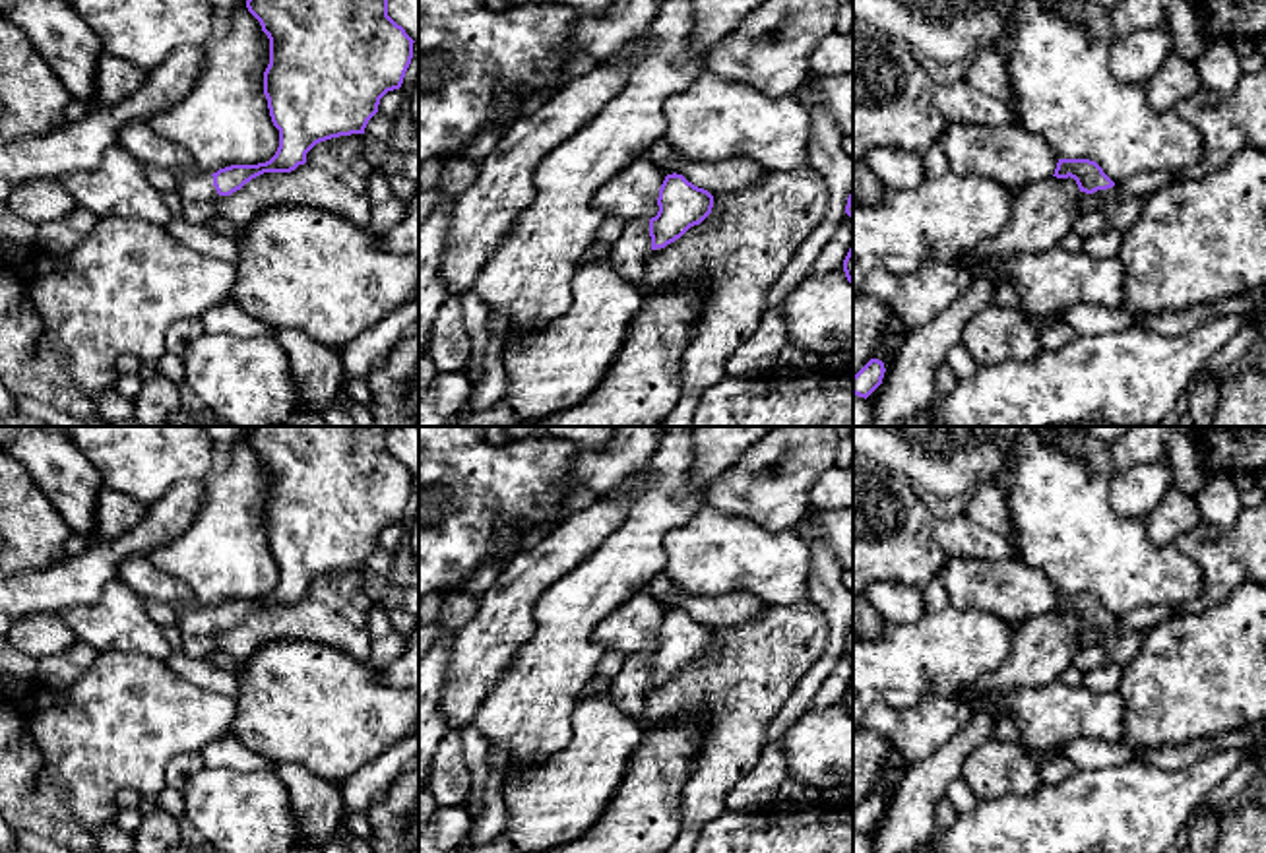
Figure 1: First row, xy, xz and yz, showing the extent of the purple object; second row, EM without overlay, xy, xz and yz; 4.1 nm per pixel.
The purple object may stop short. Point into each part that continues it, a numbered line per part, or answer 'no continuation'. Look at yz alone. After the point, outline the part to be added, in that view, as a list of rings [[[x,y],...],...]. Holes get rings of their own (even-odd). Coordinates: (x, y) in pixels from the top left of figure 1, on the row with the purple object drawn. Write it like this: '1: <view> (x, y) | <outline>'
1: yz (1119, 214) | [[[1115,186],[1093,194],[1080,192],[1080,198],[1088,196],[1097,196],[1103,202],[1101,213],[1107,225],[1121,233],[1126,233],[1136,223],[1146,202],[1146,196],[1117,200]]]

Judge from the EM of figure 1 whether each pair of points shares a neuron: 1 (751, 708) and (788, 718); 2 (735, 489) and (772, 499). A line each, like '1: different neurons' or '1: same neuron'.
1: different neurons
2: same neuron

